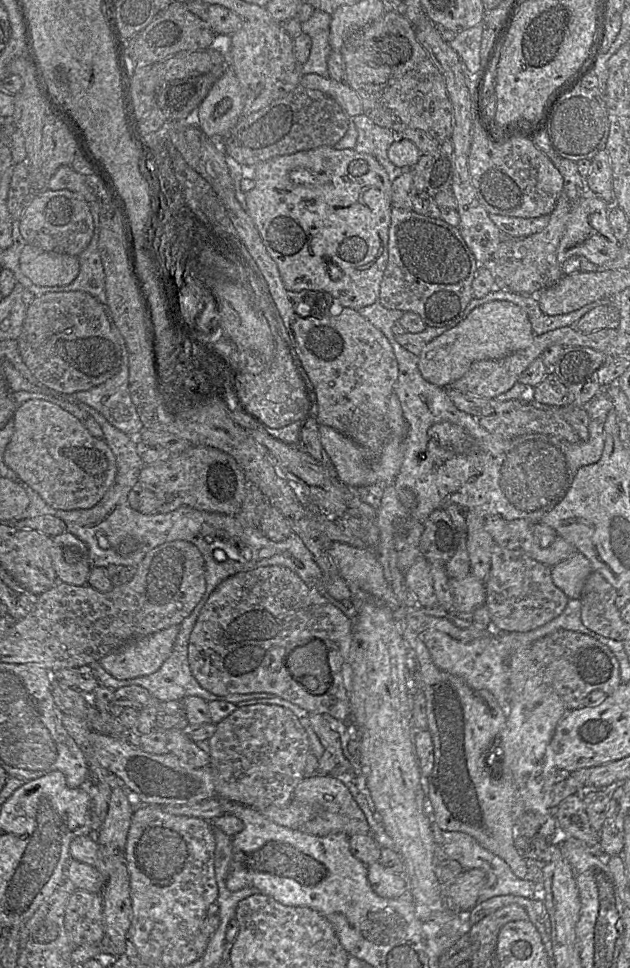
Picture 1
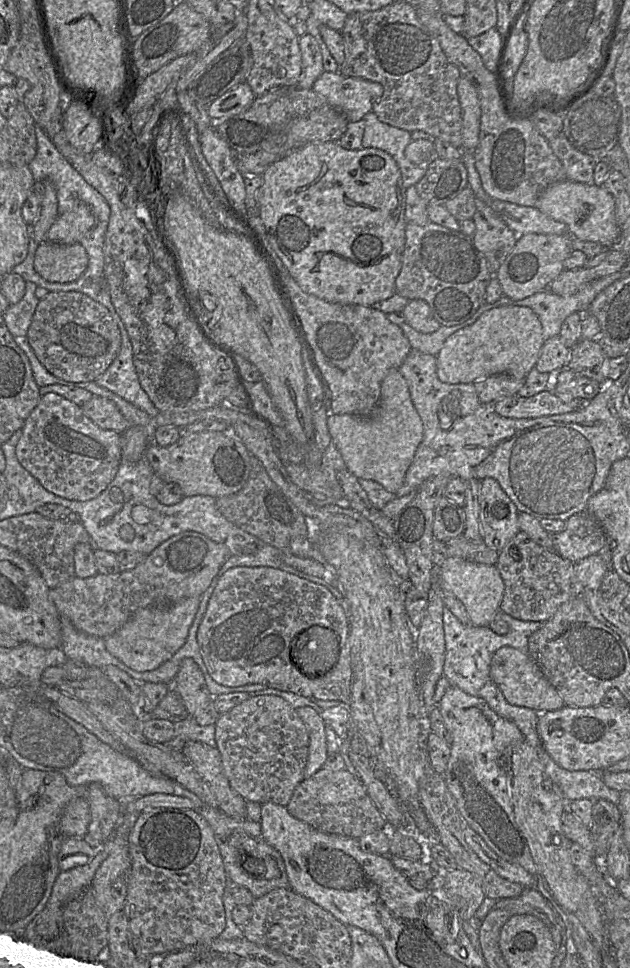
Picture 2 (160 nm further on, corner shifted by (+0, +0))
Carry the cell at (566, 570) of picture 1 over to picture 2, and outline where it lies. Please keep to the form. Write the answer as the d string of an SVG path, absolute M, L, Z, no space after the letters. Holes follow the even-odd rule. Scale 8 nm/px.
M605 535L605 544L598 554L574 563L574 575L580 589L597 591L611 564L612 550Z

